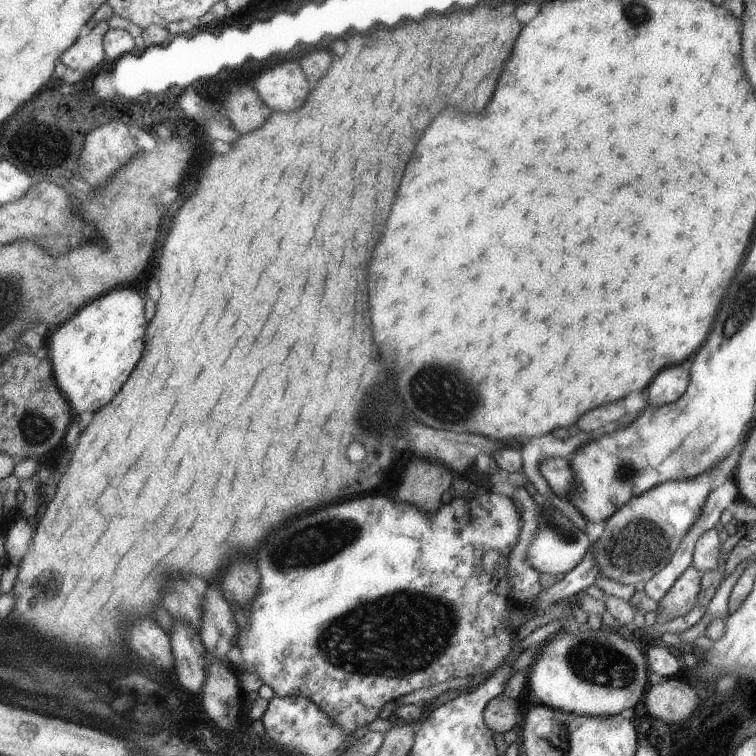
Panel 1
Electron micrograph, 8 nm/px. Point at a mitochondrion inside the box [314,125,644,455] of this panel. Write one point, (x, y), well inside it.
(443, 390)

